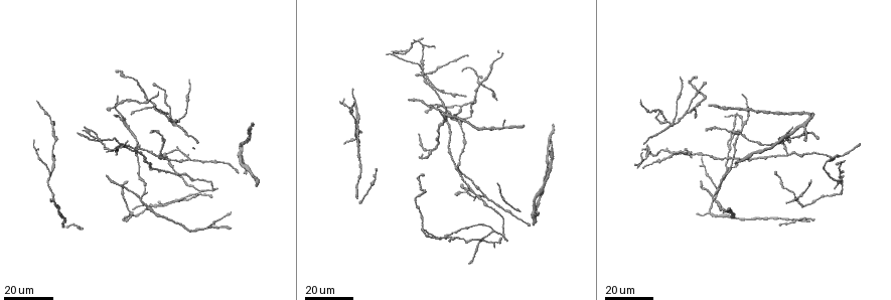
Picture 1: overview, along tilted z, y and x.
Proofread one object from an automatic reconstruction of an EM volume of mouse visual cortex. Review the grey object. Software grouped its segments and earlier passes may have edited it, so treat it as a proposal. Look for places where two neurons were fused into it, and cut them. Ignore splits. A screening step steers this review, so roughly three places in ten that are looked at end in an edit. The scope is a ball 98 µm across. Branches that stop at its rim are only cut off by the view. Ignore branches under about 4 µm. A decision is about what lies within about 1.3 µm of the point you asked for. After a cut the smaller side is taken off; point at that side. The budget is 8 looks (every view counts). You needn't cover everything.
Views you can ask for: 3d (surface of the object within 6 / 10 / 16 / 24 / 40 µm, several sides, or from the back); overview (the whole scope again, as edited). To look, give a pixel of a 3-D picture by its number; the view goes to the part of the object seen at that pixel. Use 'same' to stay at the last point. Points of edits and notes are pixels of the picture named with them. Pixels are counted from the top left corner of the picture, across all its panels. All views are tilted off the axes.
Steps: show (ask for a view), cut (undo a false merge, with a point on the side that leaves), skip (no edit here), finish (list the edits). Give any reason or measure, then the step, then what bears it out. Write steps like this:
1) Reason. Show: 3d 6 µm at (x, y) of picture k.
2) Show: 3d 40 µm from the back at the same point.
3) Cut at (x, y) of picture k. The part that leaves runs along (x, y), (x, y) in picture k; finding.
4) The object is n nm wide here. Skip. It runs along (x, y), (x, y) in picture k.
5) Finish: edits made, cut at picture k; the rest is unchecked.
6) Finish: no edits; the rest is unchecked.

Sudden change in width. Show: 3d 16 µm at (680, 93) of picture 1.

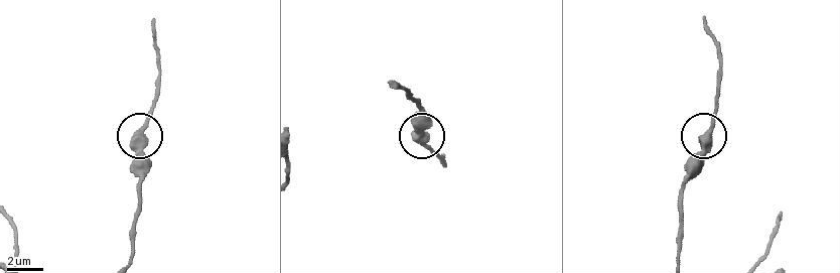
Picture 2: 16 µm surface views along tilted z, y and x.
Show: 3d 10 µm at (141, 129) of picture 2.

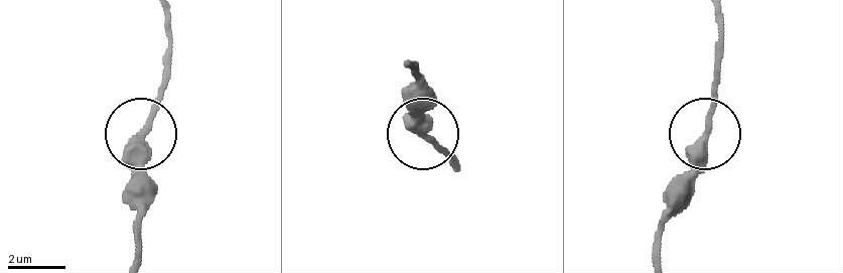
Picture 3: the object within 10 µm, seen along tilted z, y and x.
Skip. It runs along (658, 256), (668, 191), (692, 163), (714, 104), (714, 47) in picture 3; continuous, no second neuron.

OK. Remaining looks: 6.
Four-way junction. Show: 3d 16 µm at (51, 129) of picture 1.

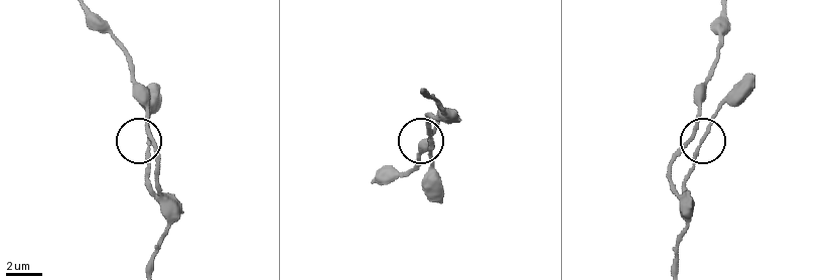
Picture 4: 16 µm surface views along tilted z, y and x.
Show: 3d 10 µm at (431, 148) of picture 4.

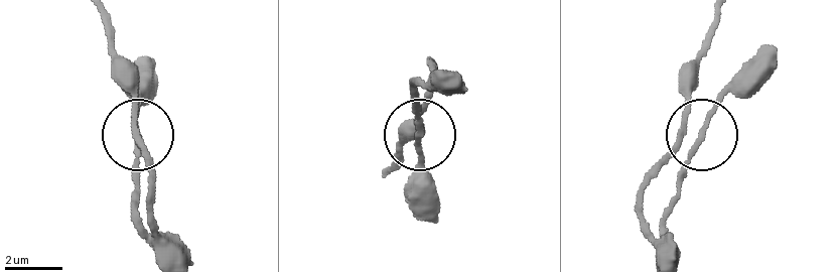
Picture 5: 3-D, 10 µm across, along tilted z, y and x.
Zoom in. Show: 3d 6 µm at (420, 134) of picture 5.

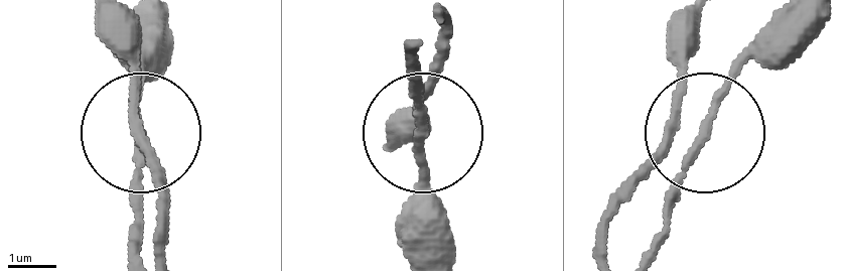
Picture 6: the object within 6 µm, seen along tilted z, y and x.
The object is 180 nm wide here. Skip. It runs along (138, 257), (148, 24) in picture 6; one neuron here.

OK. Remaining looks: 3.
Four or more arms meet. Show: 3d 16 µm at (426, 82) of picture 1.

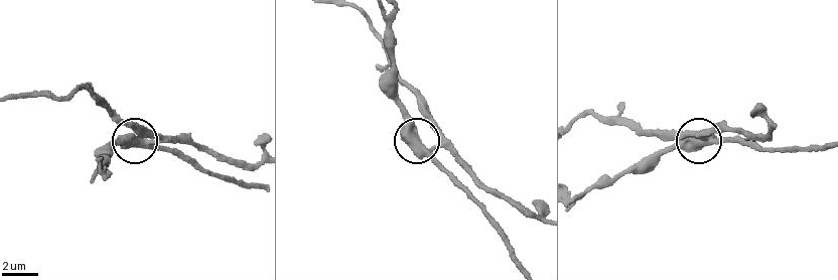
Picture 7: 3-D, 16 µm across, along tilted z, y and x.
Show: 3d 10 µm at (147, 143) of picture 7.

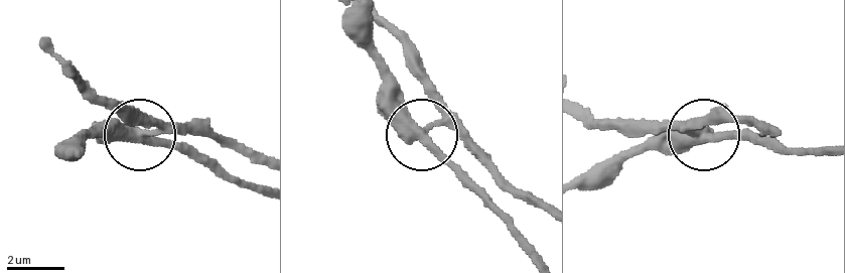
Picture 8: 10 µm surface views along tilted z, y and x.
Other side. Show: 3d 10 µm from the back at (422, 132) of picture 8.

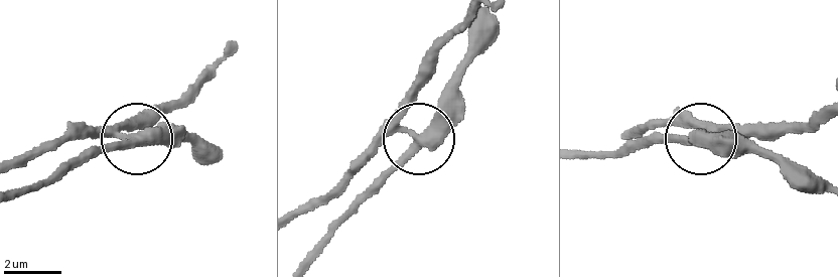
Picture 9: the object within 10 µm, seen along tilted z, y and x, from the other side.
The object is 390 nm wide here. Cut at (115, 123) of picture 9. The part that leaves runs along (145, 133), (120, 130), (177, 106), (200, 83) in picture 9; two neurons meet here.

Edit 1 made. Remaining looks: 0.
Finish: edits made, cut at picture 9; the rest is unchecked.

